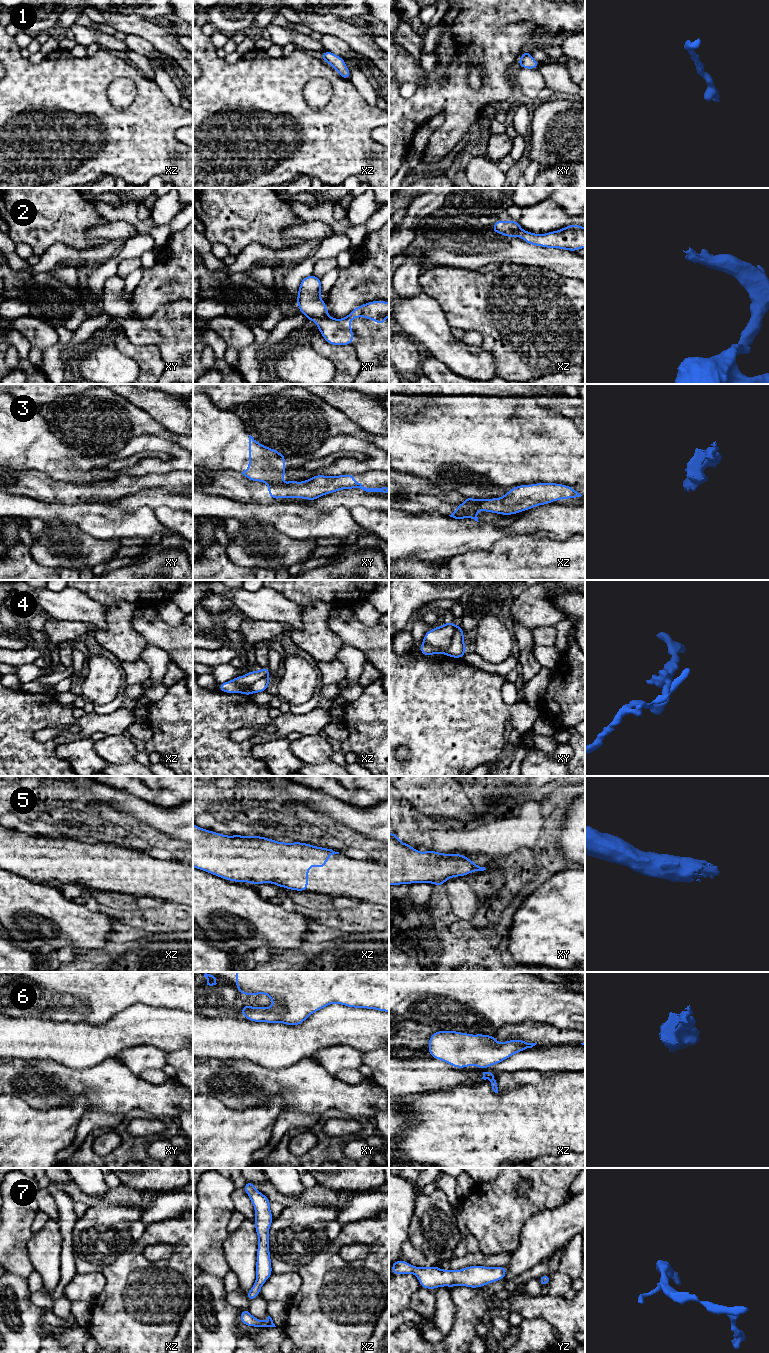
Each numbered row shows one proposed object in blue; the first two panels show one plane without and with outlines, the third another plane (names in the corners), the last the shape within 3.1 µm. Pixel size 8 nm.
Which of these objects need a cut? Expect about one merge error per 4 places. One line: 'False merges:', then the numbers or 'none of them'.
False merges: 3, 4

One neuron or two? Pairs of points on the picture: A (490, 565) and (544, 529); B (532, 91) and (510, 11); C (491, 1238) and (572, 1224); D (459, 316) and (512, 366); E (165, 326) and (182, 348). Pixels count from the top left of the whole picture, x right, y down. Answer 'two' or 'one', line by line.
A: two
B: two
C: two
D: one
E: one

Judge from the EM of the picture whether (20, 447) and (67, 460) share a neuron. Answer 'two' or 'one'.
one

